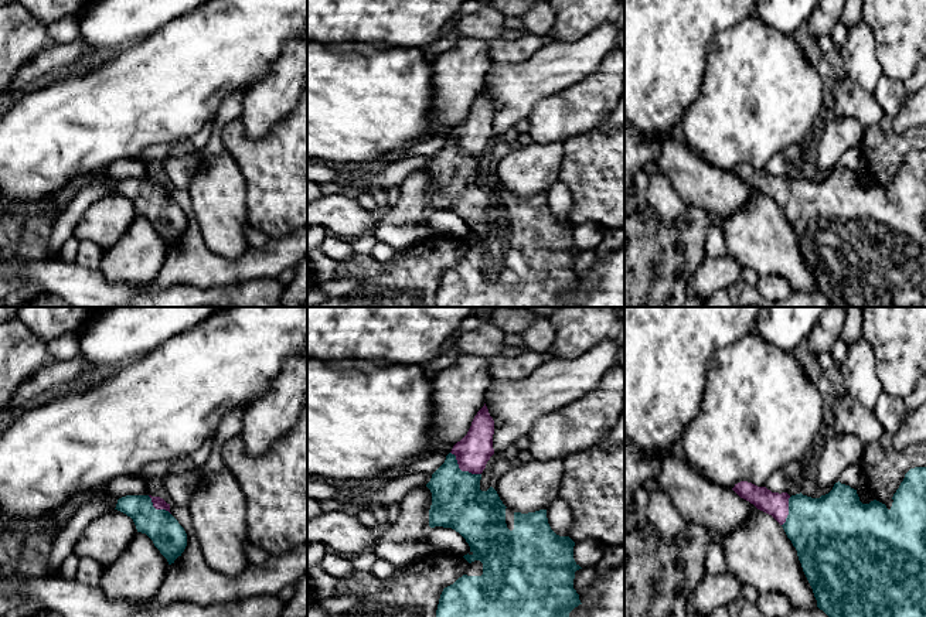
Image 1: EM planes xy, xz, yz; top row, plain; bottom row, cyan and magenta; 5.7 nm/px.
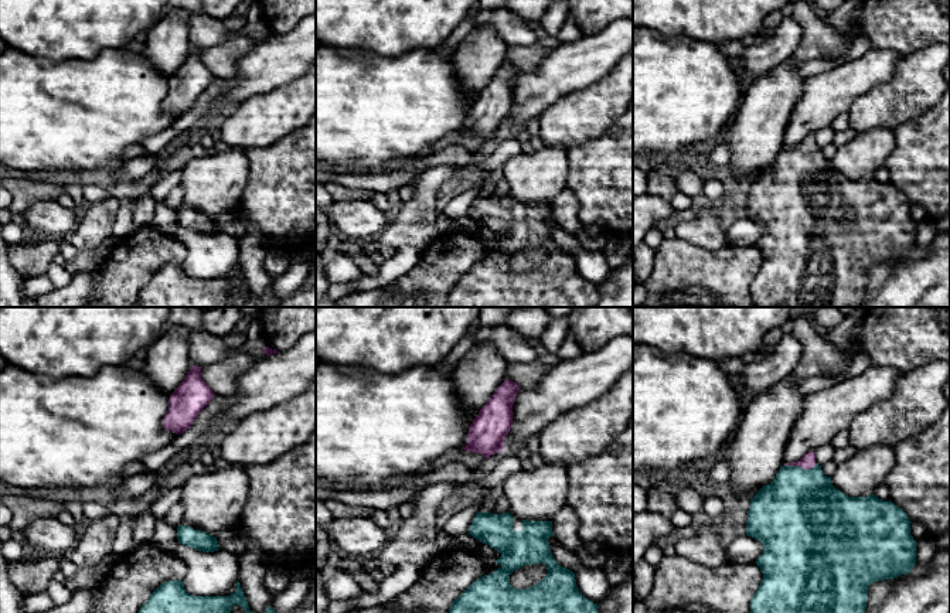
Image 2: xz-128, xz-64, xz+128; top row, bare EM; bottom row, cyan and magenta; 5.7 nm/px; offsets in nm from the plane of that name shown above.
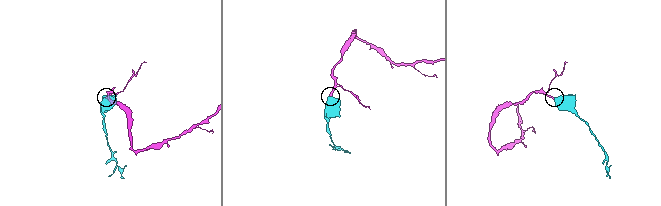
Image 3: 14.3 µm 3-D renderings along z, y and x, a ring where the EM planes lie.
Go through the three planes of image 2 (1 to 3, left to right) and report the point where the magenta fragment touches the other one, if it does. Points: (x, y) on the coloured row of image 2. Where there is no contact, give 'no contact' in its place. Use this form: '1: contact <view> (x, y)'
1: no contact
2: no contact
3: contact xz+128 (800, 467)

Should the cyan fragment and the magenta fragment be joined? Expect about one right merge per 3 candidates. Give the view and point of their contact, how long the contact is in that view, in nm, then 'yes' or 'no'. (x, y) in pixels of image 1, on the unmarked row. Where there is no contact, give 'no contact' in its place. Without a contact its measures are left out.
meets cyan in xz at (460, 153); contact 220 nm long; yes

